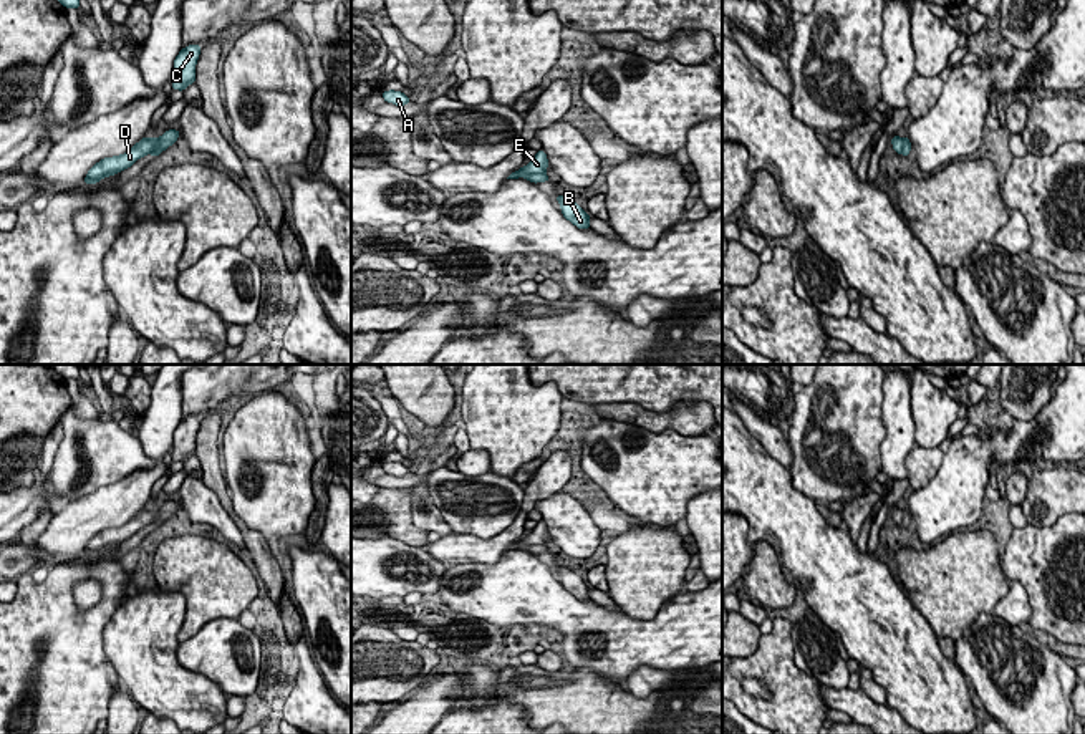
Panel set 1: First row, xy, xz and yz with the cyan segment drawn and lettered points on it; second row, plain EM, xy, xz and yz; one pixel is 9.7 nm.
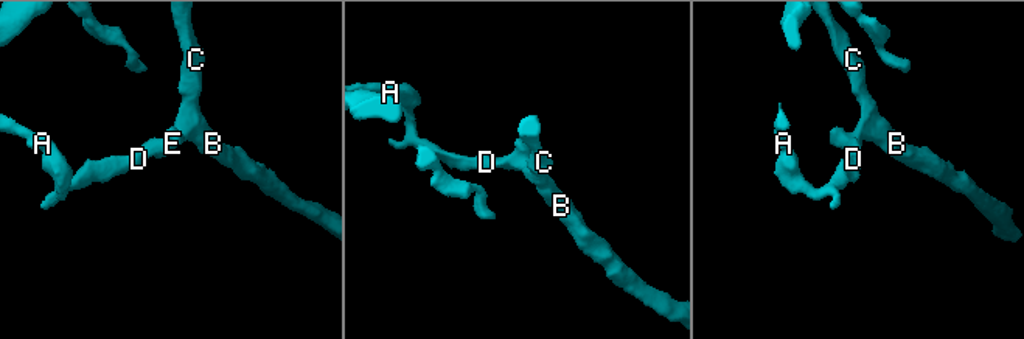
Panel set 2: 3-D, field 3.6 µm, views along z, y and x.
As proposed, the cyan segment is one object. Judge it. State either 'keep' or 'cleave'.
cleave

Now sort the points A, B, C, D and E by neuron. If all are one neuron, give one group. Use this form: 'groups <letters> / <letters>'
groups A D E / B C

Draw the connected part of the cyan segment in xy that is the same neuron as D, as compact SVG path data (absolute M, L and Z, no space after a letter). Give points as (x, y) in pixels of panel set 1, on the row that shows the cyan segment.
M147 136L136 142L128 152L121 156L104 157L96 162L86 174L83 184L96 184L104 177L114 176L128 167L131 167L137 159L152 152L156 147L156 139Z

